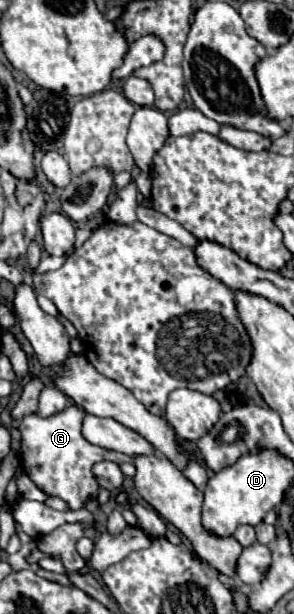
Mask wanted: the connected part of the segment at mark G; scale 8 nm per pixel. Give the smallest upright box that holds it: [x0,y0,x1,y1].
[19,405,125,511]

